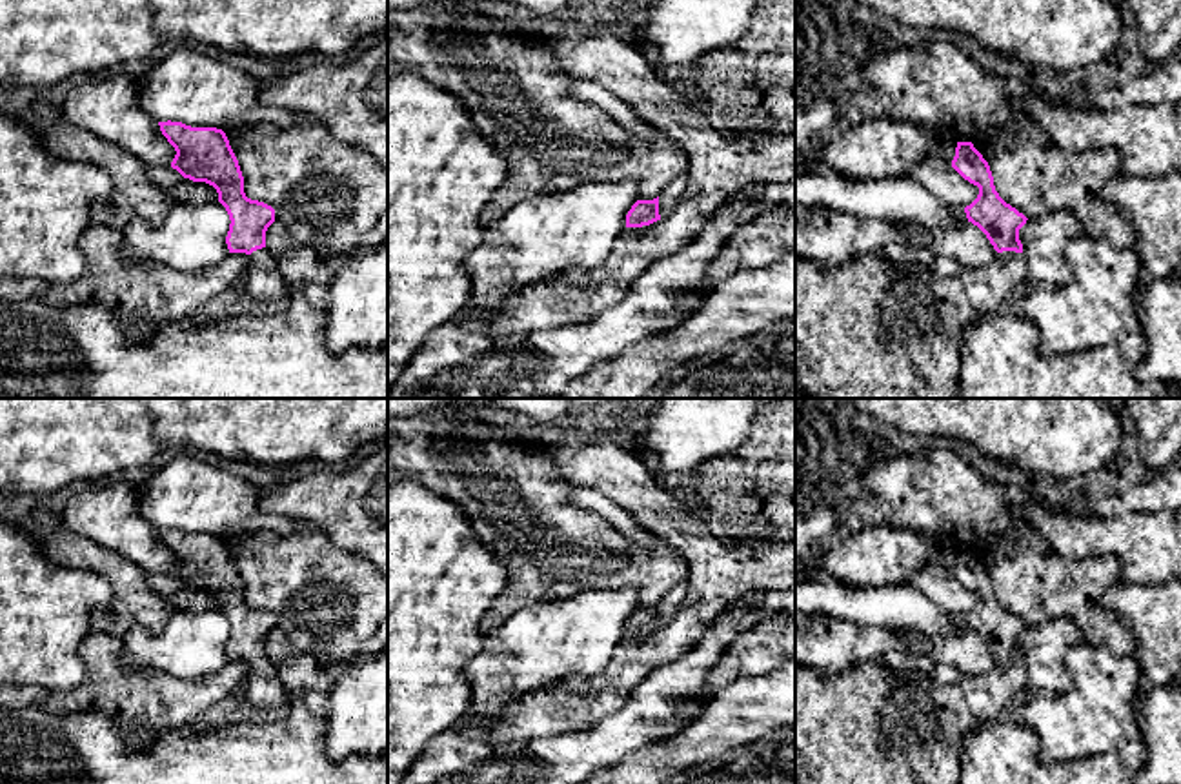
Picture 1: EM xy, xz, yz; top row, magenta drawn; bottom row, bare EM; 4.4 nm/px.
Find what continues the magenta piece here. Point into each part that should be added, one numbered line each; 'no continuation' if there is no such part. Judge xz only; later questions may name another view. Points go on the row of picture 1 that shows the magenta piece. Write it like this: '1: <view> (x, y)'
1: xz (670, 195)

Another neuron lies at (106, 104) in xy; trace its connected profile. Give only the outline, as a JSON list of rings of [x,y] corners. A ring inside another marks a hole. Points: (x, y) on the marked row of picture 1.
[[[118,73],[82,76],[67,89],[64,122],[118,146],[140,166],[171,166],[177,151],[140,100],[136,82]]]

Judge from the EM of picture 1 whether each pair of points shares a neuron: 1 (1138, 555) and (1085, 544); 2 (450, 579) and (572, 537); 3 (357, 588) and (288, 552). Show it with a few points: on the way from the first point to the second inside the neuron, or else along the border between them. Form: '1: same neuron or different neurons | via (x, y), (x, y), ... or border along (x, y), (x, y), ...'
1: same neuron | via (1125, 544), (1098, 544)
2: different neurons | border along (474, 528), (504, 570), (504, 586), (492, 604)
3: same neuron | via (341, 588), (328, 577), (313, 577), (304, 568)

